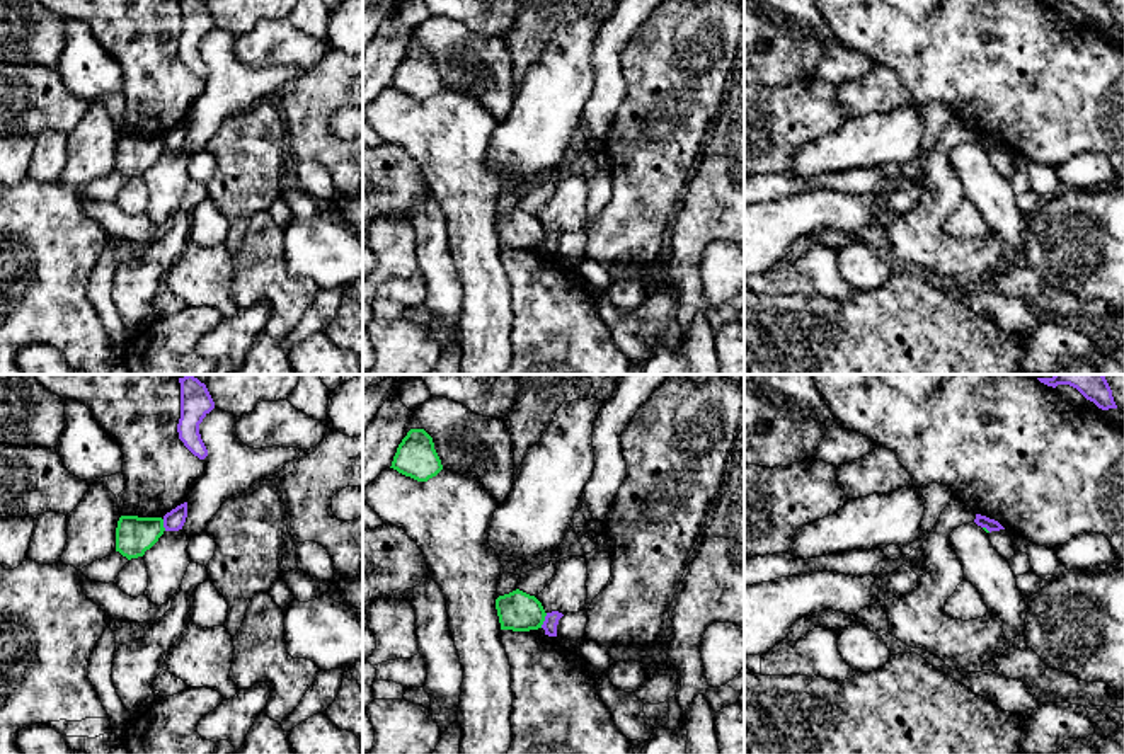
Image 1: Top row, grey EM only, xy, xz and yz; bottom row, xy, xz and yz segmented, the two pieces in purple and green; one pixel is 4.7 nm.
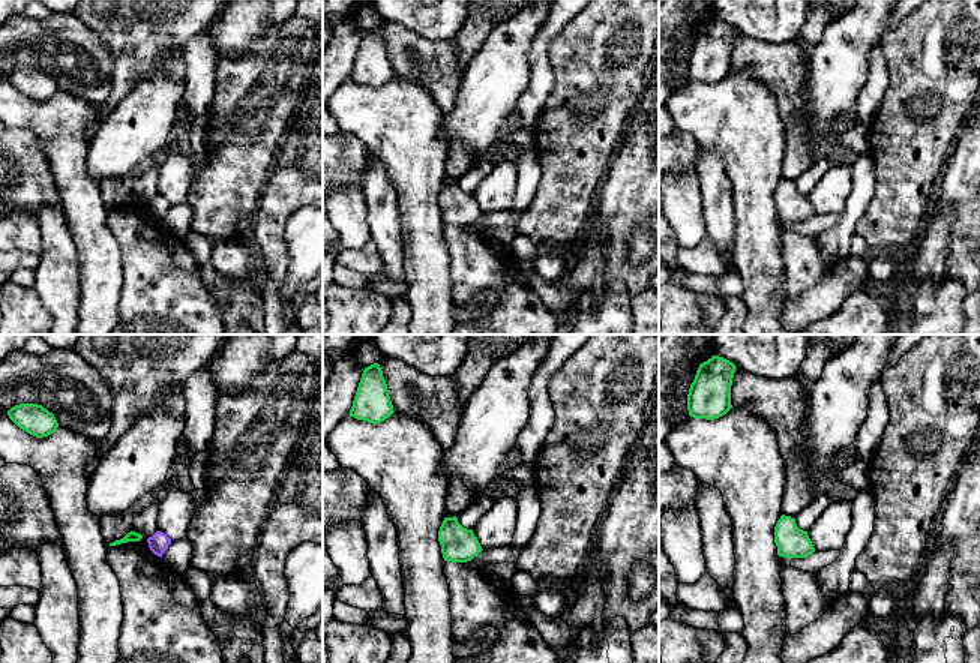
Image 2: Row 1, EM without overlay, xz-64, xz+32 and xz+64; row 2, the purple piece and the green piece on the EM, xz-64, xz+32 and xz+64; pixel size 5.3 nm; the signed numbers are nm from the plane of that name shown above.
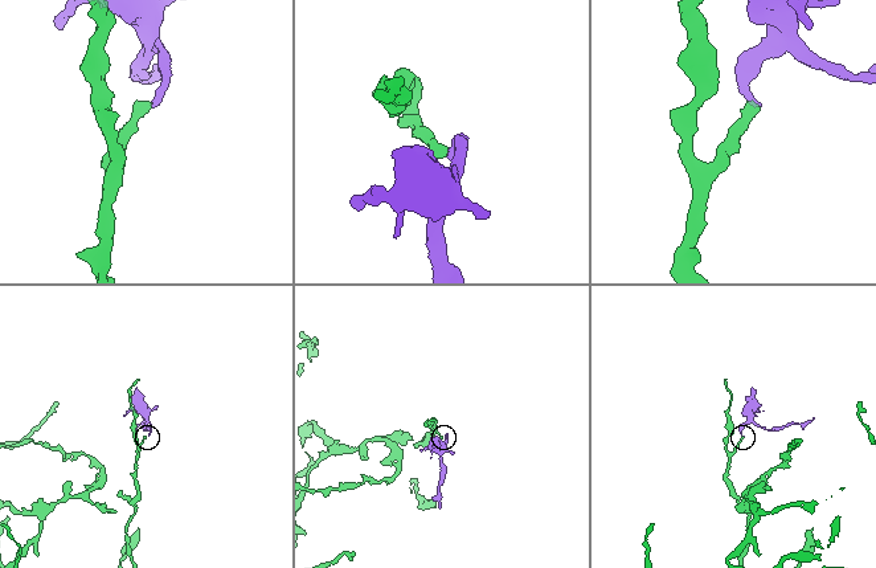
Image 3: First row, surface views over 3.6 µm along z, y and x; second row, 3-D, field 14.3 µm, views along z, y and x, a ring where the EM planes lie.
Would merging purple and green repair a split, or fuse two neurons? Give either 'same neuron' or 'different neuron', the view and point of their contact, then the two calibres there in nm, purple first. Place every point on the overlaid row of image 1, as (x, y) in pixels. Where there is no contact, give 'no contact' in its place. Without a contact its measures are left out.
different neuron; meets purple in xz at (545, 620); 70 nm thick on the purple side, 190 nm on the other

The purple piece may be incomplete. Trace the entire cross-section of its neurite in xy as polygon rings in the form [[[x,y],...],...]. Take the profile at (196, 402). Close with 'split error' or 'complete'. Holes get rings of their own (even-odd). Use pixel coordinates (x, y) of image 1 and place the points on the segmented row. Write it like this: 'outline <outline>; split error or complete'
outline [[[192,374],[179,378],[181,383],[181,419],[177,424],[179,439],[199,460],[208,456],[208,449],[199,434],[199,424],[215,408],[215,402],[206,388]]]; complete

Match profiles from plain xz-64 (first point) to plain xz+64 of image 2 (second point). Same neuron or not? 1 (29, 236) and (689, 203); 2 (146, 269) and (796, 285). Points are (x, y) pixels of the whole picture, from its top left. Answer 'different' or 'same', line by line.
1: same
2: same

